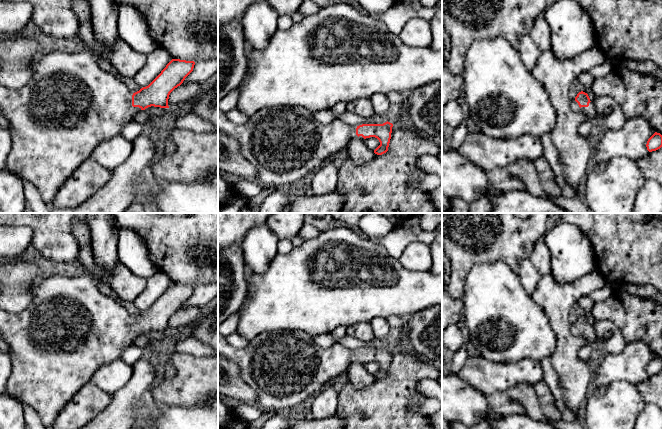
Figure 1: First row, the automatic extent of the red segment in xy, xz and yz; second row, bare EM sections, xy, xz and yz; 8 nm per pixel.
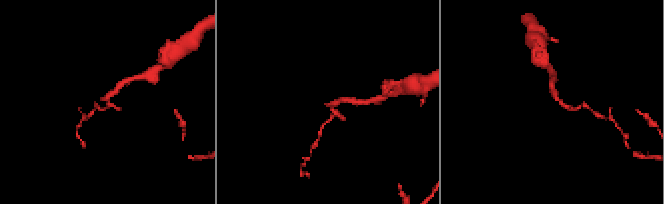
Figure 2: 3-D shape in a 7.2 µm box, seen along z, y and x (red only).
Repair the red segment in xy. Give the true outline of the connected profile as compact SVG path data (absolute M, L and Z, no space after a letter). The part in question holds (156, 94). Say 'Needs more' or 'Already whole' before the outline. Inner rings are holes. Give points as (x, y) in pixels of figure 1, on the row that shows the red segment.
Needs more. M72 0L72 10L80 23L79 38L82 50L75 53L51 51L34 61L32 76L20 89L10 89L0 84L0 111L9 124L12 148L7 157L6 168L32 183L48 206L64 182L88 158L104 140L121 133L125 123L132 121L141 110L148 107L169 108L170 93L180 86L193 71L195 62L172 59L161 73L146 87L133 93L121 81L119 75L103 70L99 58L90 48L94 40L89 0Z

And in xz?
Needs more. M290 106L264 108L249 117L246 123L236 124L229 120L226 112L218 109L218 130L239 142L242 156L256 168L257 182L264 187L284 188L295 183L312 169L321 167L353 139L377 138L380 145L374 153L382 155L388 151L392 127L388 121L353 126L334 119L329 124L322 124L307 109Z

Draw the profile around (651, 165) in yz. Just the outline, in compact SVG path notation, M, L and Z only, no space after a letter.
M662 147L636 161L646 180L655 180L662 185Z

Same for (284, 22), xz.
M283 15L279 16L278 22L277 22L277 29L278 30L287 30L289 29L293 24L293 20L291 16Z

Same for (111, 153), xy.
M118 134L111 139L101 142L94 149L90 158L112 172L128 159L132 150L133 142L128 141L121 134Z

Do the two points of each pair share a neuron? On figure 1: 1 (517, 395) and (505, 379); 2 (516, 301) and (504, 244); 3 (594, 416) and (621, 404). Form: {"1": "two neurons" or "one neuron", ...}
{"1": "two neurons", "2": "two neurons", "3": "one neuron"}

